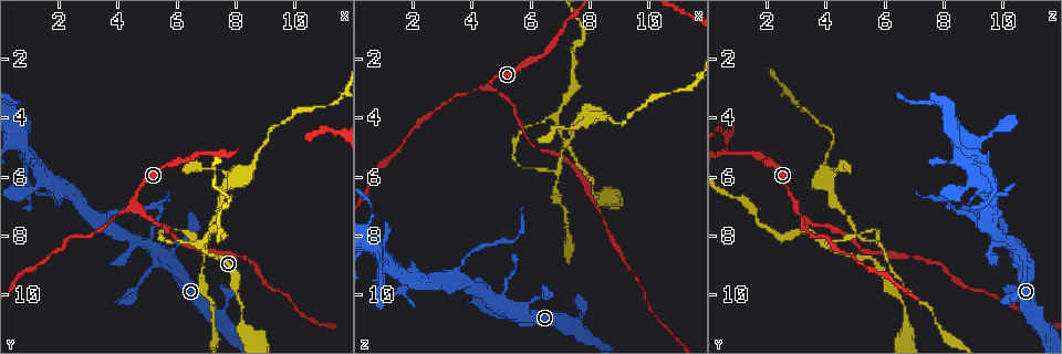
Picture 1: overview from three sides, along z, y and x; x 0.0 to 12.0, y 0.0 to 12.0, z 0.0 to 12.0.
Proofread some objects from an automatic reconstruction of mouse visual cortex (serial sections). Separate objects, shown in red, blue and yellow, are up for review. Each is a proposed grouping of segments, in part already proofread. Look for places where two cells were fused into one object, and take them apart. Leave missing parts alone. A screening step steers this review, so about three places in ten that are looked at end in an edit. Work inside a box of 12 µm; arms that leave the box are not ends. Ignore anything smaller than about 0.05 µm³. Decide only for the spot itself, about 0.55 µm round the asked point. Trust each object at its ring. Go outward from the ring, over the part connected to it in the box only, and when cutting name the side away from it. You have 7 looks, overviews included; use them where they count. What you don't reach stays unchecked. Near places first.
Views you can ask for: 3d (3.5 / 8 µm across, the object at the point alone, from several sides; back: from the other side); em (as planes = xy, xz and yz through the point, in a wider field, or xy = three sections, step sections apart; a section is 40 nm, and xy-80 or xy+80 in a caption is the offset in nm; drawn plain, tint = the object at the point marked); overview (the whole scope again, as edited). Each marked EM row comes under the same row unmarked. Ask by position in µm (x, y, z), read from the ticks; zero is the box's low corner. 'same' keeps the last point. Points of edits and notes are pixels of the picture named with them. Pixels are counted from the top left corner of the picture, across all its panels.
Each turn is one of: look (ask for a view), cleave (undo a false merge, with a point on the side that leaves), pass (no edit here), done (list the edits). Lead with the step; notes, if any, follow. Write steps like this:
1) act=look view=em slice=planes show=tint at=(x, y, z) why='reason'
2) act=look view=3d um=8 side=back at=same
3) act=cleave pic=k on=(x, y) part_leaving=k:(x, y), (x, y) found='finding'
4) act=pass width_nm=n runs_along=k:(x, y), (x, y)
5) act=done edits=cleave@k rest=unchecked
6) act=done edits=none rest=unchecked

act=look view=3d um=3.5 side=back at=(6.8, 8.2, 4.0)

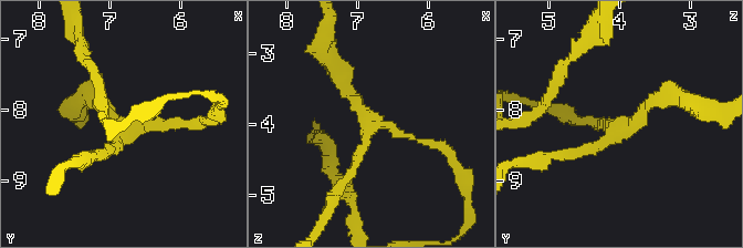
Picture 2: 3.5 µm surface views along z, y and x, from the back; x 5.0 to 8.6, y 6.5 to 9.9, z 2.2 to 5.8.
act=look view=em slice=xy step=1 show=tint at=(6.75, 8.20, 3.95) arms=3 arm_widths_nm=100,150,200

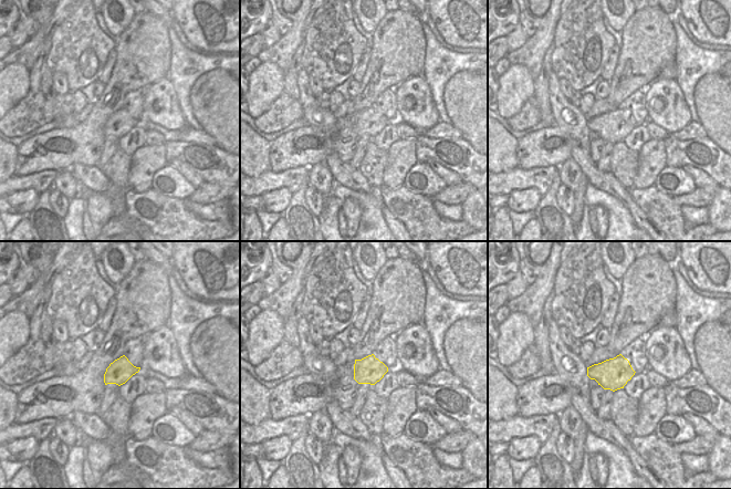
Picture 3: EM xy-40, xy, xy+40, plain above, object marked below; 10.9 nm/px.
act=pass runs_along=2:(101, 156), (127, 126), (196, 122) found='all the same cell'

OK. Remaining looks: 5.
act=look view=3d um=8 side=back at=(6.9, 8.2, 5.8)

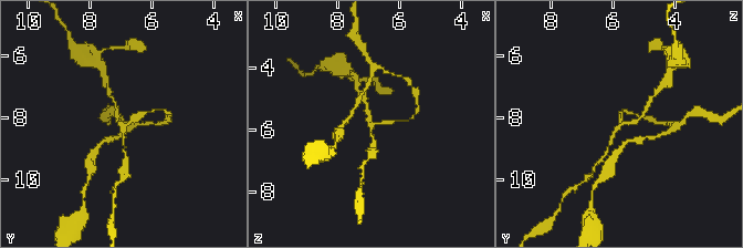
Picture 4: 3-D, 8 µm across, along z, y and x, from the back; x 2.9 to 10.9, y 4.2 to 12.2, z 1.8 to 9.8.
act=look view=3d um=3.5 at=(6.8, 8.2, 5.8) why='zoom in'

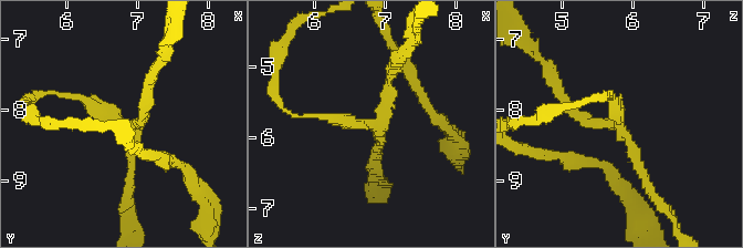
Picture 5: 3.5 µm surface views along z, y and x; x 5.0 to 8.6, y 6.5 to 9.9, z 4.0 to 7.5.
act=cleave pic=5 on=(638, 164) arm_widths_nm=150,150,150 part_leaving=5:(133, 126), (143, 115), (157, 64) found='two cells meet here'

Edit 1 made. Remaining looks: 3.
act=look view=overview why='see it whole again'

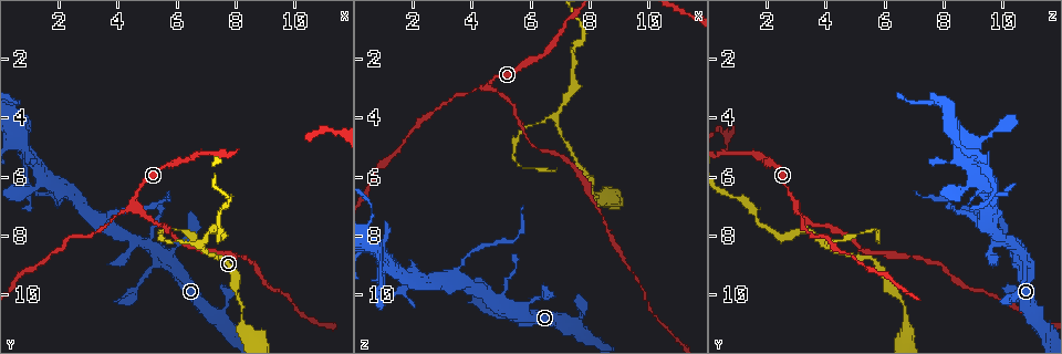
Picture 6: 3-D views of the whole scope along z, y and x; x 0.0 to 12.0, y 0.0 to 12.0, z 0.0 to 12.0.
act=look view=3d um=3.5 at=(4.5, 6.9, 2.9) why='two arms in line, one across'

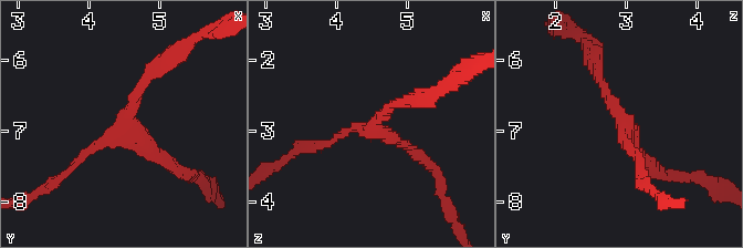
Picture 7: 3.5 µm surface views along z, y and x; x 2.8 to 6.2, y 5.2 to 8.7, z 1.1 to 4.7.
act=look view=em slice=xy step=2 show=tint at=(4.50, 6.90, 3.00) arms=3 arm_widths_nm=100,150,200 why='need the tissue'

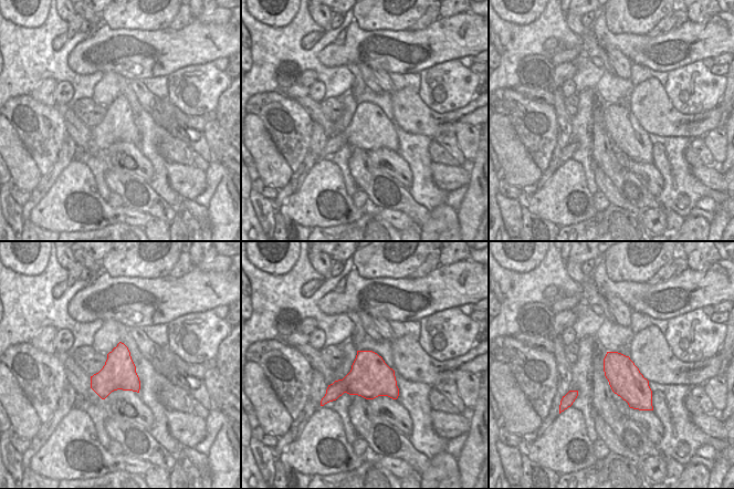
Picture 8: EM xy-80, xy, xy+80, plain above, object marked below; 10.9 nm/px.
act=pass runs_along=7:(596, 65), (638, 156), (656, 171) found='all the same cell'

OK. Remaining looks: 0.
act=done edits=cleave@5 rest=unchecked

